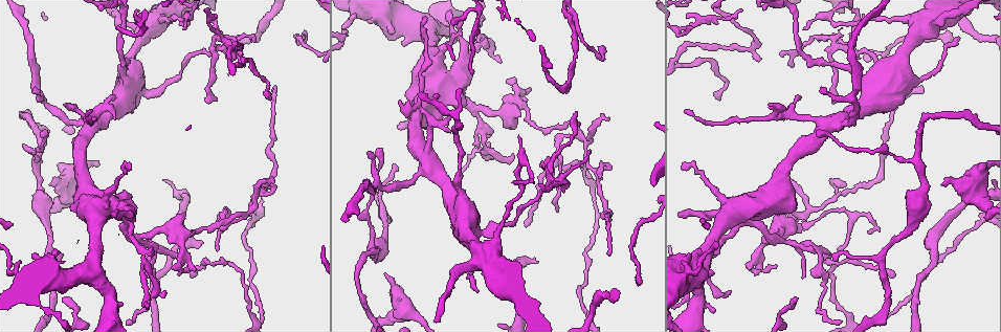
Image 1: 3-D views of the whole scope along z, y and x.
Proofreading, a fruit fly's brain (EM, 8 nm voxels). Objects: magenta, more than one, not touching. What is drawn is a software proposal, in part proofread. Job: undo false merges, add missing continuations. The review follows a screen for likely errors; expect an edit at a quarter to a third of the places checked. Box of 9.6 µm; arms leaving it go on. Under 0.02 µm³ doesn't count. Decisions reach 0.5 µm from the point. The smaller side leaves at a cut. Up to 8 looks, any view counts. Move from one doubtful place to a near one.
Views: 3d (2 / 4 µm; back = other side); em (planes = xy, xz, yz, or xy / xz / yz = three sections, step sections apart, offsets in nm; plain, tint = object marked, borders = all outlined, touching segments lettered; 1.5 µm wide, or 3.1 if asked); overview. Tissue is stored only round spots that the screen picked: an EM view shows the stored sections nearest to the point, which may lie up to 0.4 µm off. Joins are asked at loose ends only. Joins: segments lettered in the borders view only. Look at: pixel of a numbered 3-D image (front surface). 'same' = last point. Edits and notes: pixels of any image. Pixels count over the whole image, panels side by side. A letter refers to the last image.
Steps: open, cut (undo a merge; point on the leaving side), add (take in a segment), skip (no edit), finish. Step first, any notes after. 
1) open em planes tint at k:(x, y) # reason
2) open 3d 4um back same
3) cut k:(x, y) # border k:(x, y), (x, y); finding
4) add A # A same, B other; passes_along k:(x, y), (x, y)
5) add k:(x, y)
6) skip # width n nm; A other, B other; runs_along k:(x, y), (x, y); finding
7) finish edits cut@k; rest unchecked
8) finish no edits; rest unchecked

open 3d 4um at 1:(536, 262) # an open end

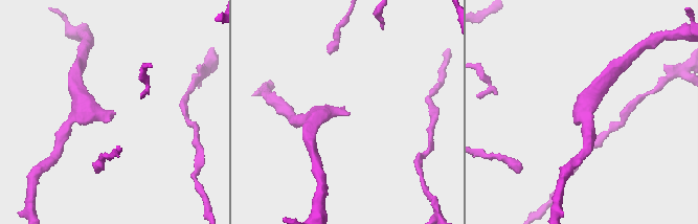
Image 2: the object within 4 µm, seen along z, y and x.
open em planes borders at 2:(114, 113)

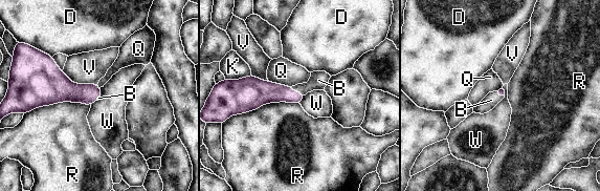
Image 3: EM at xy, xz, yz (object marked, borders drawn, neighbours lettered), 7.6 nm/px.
add 3:(318, 80) # B same, D other, K other, Q other, R other, V other, W other; passes_along 3:(265, 92), (297, 92), (318, 80); it goes on there

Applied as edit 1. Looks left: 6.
open 3d 4um at 1:(216, 48) # abrupt turn

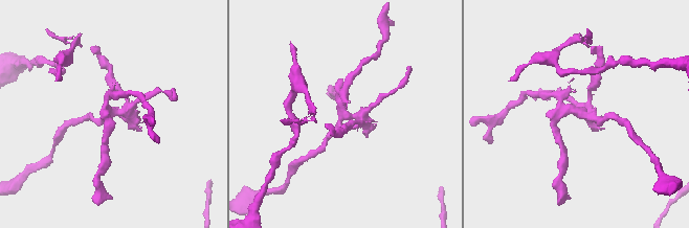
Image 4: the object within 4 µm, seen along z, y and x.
open em planes borders at 4:(582, 112) # shape alone is not enough

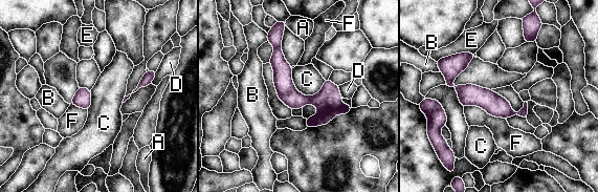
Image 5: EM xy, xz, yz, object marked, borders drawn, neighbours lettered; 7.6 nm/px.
skip # width 200 nm; A other, B other, C other, D other, E other, F other; runs_along 5:(279, 43), (300, 100), (348, 108); one neuron here

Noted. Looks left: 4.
open overview

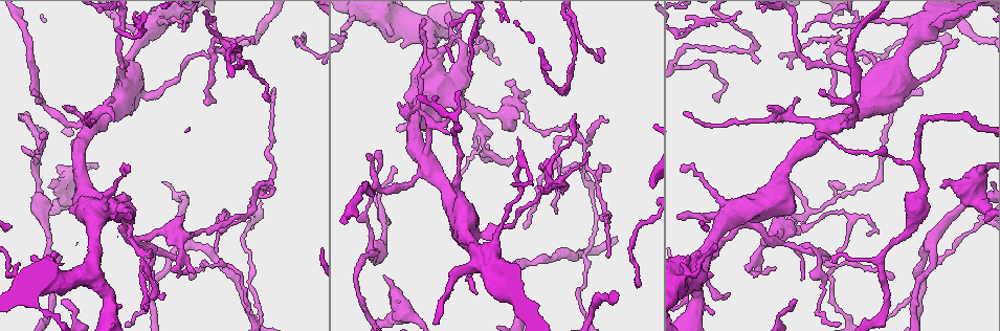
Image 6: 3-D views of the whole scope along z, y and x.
open em yz step 8 tint at 6:(681, 170) # an open end

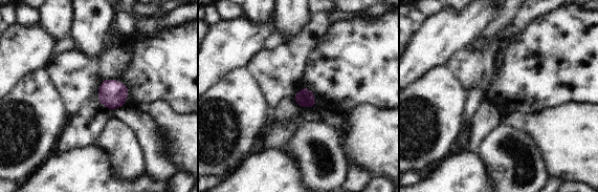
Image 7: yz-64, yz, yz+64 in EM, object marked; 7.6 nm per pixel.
open em planes borders same # another direction

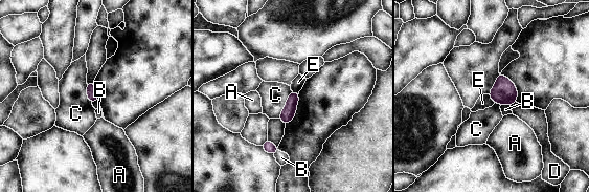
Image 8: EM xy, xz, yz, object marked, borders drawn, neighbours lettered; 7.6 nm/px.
skip # A other, B other, C other, D other, E other; border 8:(292, 91), (278, 118); none of them fits

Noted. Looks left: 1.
finish edits add@3; rest unchecked

